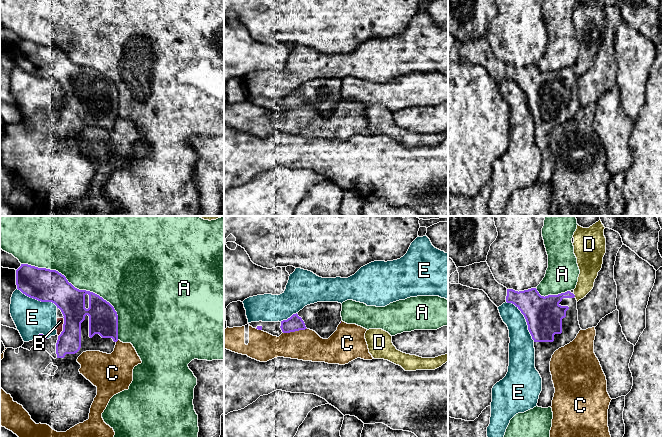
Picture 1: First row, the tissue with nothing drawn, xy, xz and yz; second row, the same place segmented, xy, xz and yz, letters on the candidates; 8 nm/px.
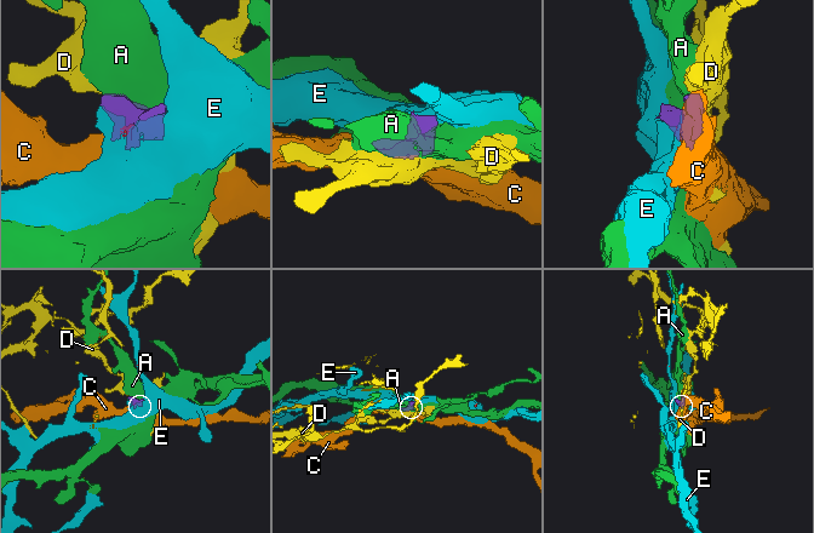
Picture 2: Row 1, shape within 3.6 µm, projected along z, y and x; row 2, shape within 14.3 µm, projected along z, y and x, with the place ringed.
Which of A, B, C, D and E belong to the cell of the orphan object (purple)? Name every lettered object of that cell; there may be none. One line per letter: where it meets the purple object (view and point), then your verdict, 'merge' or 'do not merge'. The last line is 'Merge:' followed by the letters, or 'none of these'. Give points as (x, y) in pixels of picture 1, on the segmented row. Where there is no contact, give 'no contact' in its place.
A: xy (83, 290) | do not merge
B: xy (63, 327) | do not merge
C: xz (294, 331) | do not merge
D: yz (574, 295) | do not merge
E: yz (525, 318) | do not merge
Merge: none of these

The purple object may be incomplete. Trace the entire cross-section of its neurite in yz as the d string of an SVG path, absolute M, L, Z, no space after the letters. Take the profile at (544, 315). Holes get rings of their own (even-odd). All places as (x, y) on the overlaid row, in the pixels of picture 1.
M487 262L458 267L457 271L459 273L459 284L473 289L483 290L497 307L505 302L512 303L524 315L528 330L534 340L535 368L542 378L542 391L539 395L537 406L542 408L551 407L555 393L550 372L552 355L559 348L572 342L581 330L578 321L577 300L574 295L574 290L544 297L539 294L536 288L519 292L513 289L507 289L495 280Z

